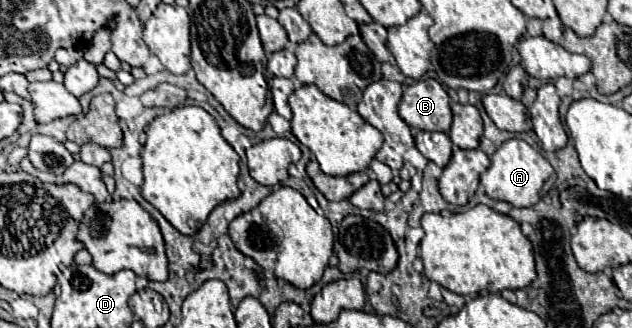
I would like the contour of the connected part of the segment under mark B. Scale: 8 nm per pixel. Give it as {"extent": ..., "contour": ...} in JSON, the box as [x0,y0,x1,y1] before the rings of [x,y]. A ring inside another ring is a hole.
{"extent":[397,78,451,132],"contour":[[[433,78],[417,80],[407,86],[397,110],[399,116],[417,130],[447,132],[451,126],[449,96]]]}

